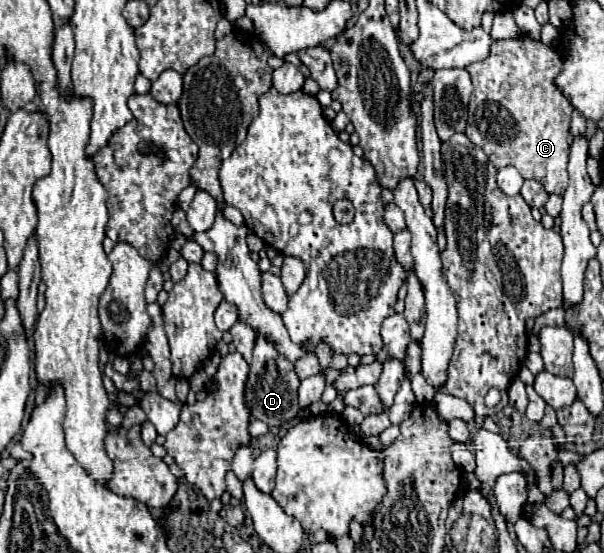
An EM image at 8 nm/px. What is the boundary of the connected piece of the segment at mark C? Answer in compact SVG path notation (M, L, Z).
M533 38L495 40L485 60L473 62L465 68L473 80L473 94L469 100L467 138L483 148L489 160L497 166L515 166L523 178L539 180L549 194L563 194L567 188L567 158L569 158L569 122L573 106L557 90L553 78L561 72L561 54L555 46L545 46Z

